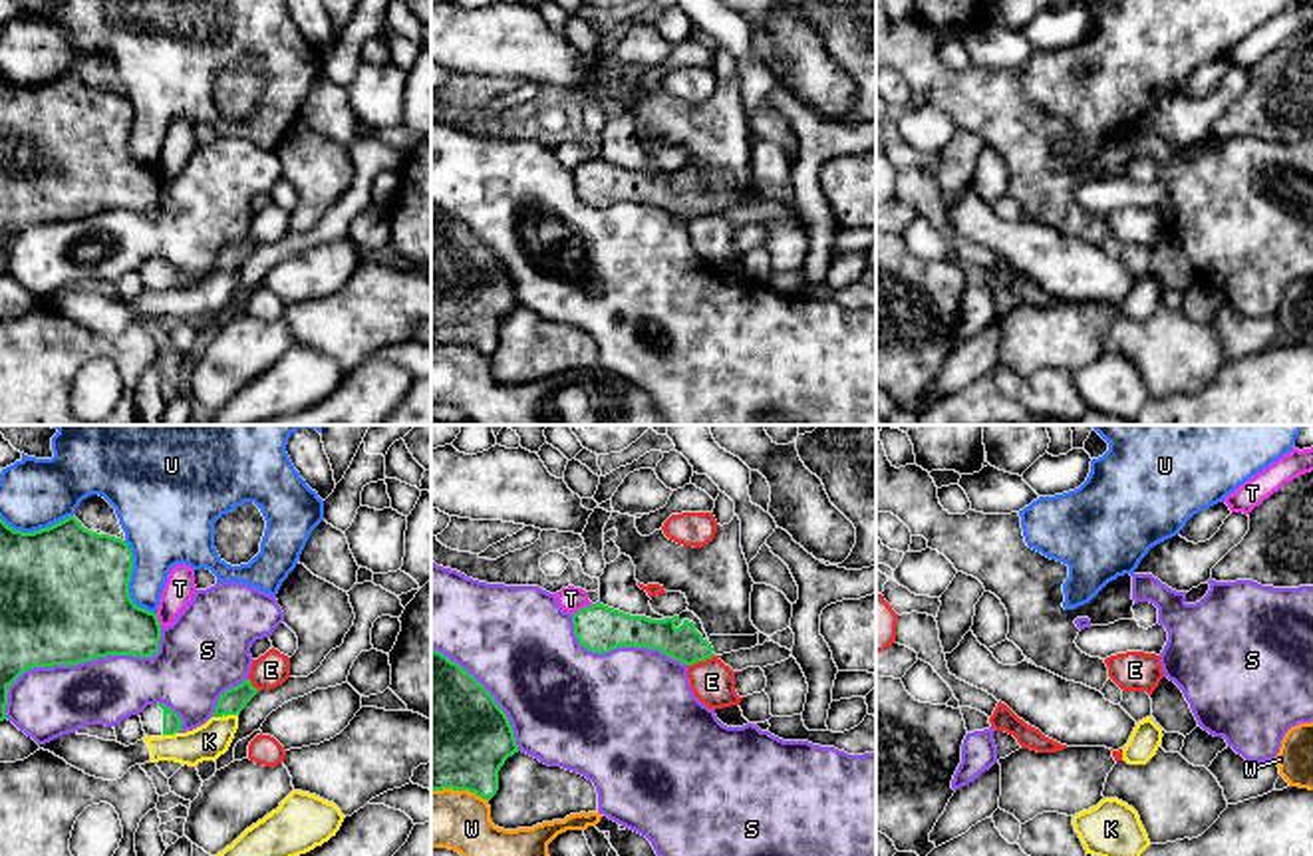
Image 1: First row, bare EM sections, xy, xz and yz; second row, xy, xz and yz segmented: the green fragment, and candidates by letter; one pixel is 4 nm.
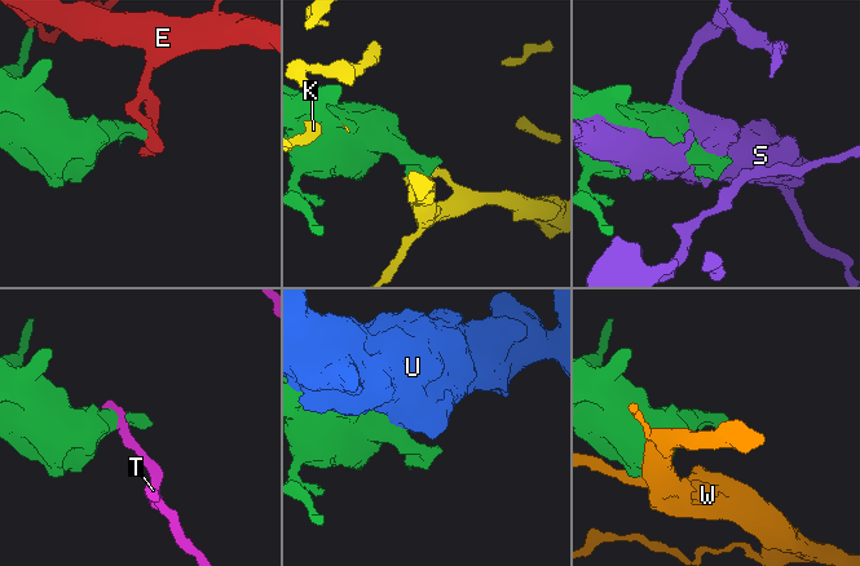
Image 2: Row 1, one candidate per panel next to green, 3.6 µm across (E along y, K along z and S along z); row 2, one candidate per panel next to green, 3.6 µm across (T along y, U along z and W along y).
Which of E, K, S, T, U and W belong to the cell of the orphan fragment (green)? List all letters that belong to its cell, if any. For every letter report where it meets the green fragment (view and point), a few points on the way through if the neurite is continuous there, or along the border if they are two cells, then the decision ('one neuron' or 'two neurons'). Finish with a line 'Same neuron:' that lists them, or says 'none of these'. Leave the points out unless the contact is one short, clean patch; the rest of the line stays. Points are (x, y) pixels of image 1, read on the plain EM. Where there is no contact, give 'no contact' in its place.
E: contact xz (702, 215); two neurons
K: contact xy (225, 271); border xy (237, 269), (213, 273); two neurons
S: contact xy (80, 217); two neurons
T: contact xz (583, 163); border xz (592, 159), (573, 169); two neurons
U: contact xy (128, 138); two neurons
W: contact xz (459, 344); two neurons
Same neuron: none of these

